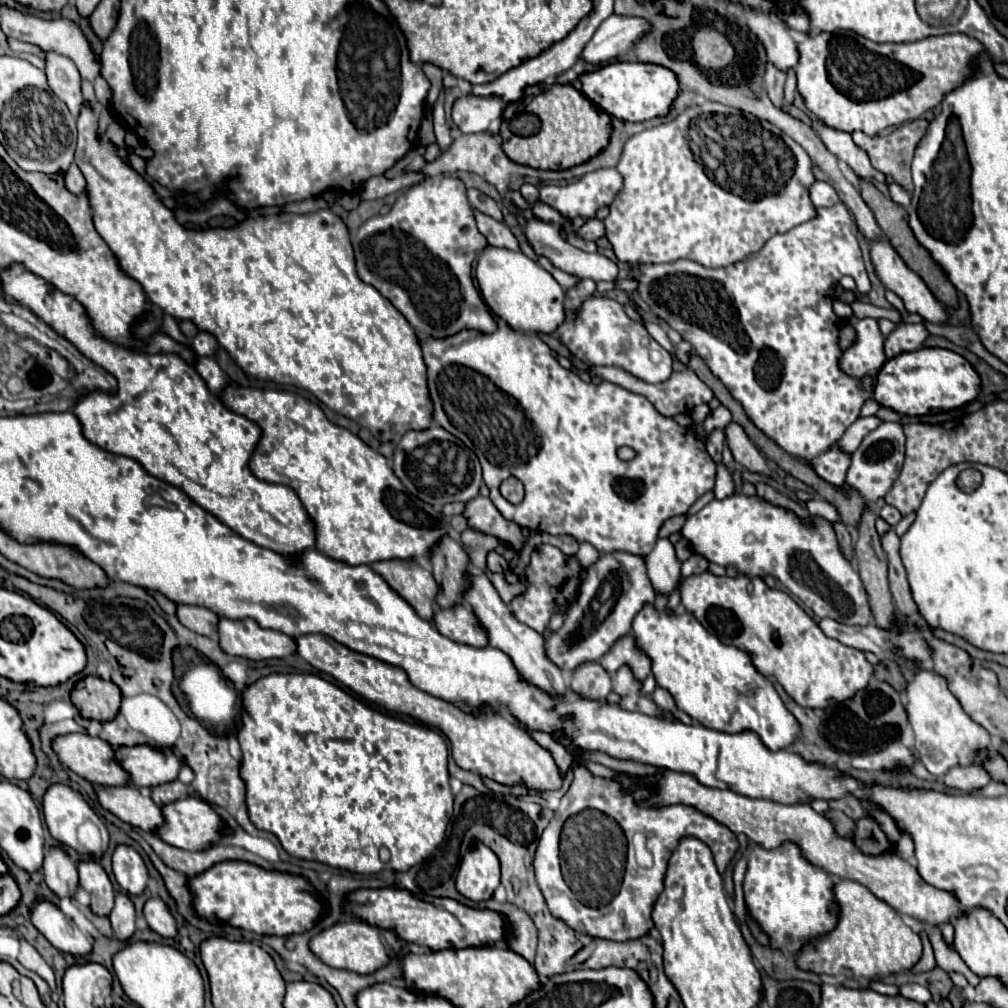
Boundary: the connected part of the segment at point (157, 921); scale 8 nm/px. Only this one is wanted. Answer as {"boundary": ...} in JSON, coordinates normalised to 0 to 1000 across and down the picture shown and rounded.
{"boundary":[[[158,890],[148,892],[148,894],[144,896],[142,908],[144,908],[148,920],[150,920],[156,928],[160,928],[160,930],[164,930],[164,932],[176,930],[176,916],[174,916],[172,908],[168,906],[166,898],[164,898]]]}

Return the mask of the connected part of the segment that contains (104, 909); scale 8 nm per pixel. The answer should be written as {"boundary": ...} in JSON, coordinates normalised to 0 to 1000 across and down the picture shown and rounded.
{"boundary":[[[86,852],[86,854],[80,854],[76,862],[78,862],[78,878],[90,890],[90,904],[98,910],[108,908],[112,902],[114,884],[102,860],[96,854]]]}

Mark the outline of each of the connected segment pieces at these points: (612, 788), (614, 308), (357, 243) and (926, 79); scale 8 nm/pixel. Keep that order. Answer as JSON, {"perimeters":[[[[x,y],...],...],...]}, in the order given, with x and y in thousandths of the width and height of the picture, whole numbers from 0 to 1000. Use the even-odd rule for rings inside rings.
{"perimeters":[[[[549,725],[547,731],[568,749],[566,759],[568,775],[563,787],[559,789],[549,814],[539,824],[539,830],[531,846],[533,878],[549,910],[561,914],[572,926],[594,932],[624,934],[642,928],[648,922],[646,904],[652,890],[658,884],[662,854],[678,830],[689,830],[699,838],[703,838],[713,866],[715,868],[719,866],[725,850],[733,842],[731,828],[723,820],[711,816],[707,811],[701,811],[684,799],[662,799],[656,803],[644,801],[642,793],[648,787],[644,779],[628,777],[626,783],[620,783],[612,773],[590,771],[582,761],[576,759],[574,751],[576,743],[568,739],[566,731],[559,729],[559,725]],[[576,803],[578,803],[578,896],[563,880],[557,866],[557,848],[555,848],[557,820],[566,811],[566,807],[574,807]],[[632,824],[646,826],[644,840],[650,850],[646,862],[636,862],[630,856],[628,828]]],[[[586,295],[578,301],[576,311],[572,316],[563,316],[555,326],[559,342],[576,358],[584,362],[610,362],[626,370],[628,374],[642,378],[642,380],[656,380],[662,378],[664,372],[668,370],[666,366],[666,352],[642,330],[642,326],[626,318],[618,307],[616,301],[604,295]]],[[[424,176],[420,182],[410,184],[394,195],[386,211],[362,219],[350,237],[354,273],[386,297],[420,336],[422,332],[443,336],[461,326],[471,326],[475,330],[489,330],[493,326],[467,275],[469,259],[483,243],[483,237],[473,227],[471,211],[463,197],[463,186],[453,176]]],[[[846,31],[803,33],[801,39],[791,45],[791,90],[799,106],[818,120],[818,124],[840,132],[856,130],[858,134],[866,136],[884,124],[912,118],[920,108],[932,104],[939,90],[945,90],[963,74],[963,59],[975,49],[977,47],[969,39],[955,33],[938,33],[906,43],[868,43]]]]}

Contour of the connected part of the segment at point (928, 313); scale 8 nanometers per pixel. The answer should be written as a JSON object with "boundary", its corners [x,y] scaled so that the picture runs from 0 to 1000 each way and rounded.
{"boundary":[[[874,233],[870,237],[864,237],[860,239],[862,243],[862,253],[864,253],[864,261],[866,261],[866,267],[868,267],[868,273],[872,275],[872,279],[876,281],[878,287],[890,291],[896,301],[898,301],[898,307],[902,311],[910,311],[914,313],[916,316],[920,318],[926,318],[926,320],[939,320],[939,311],[936,307],[936,303],[924,293],[924,289],[920,287],[920,283],[916,281],[916,277],[912,277],[912,273],[908,273],[898,261],[896,257],[892,255],[892,251],[886,247],[886,243]]]}

